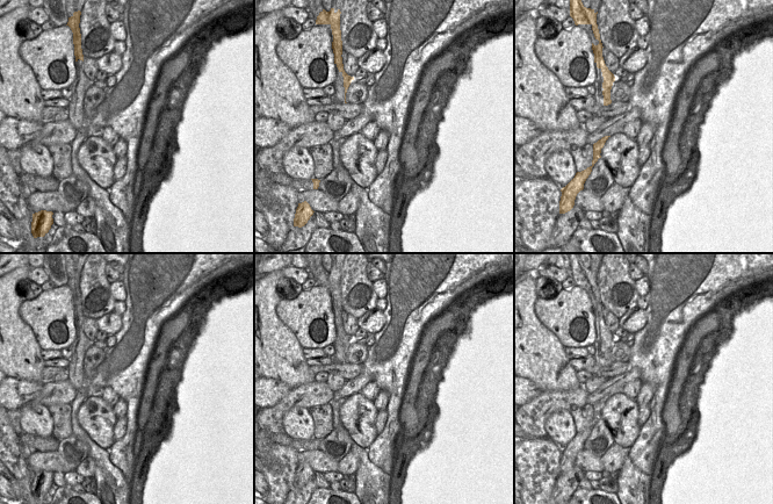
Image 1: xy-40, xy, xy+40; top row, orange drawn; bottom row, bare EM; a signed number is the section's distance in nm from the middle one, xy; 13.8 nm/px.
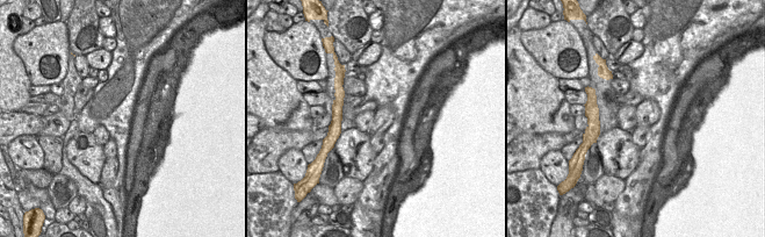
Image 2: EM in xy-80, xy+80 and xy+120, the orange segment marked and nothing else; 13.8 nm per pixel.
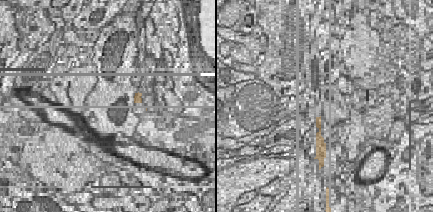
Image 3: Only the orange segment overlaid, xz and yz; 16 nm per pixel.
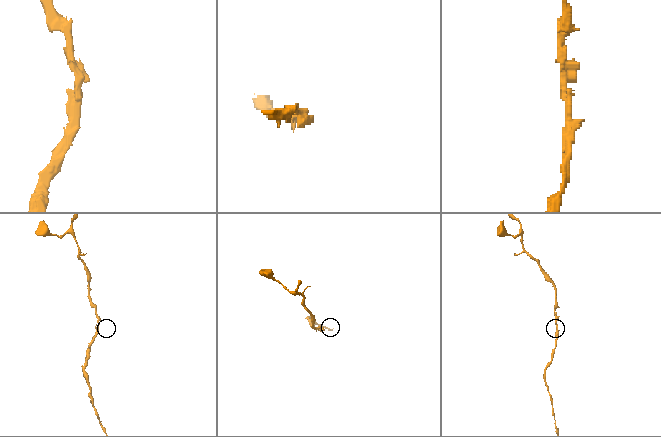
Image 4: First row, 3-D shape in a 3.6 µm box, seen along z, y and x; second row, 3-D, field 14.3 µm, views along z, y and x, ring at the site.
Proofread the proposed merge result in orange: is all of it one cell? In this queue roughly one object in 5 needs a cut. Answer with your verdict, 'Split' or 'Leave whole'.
Leave whole

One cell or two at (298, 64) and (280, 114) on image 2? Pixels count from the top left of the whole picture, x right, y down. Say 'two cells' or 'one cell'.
two cells

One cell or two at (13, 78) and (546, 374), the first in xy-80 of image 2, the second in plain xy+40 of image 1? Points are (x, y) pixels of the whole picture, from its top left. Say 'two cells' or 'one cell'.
one cell

